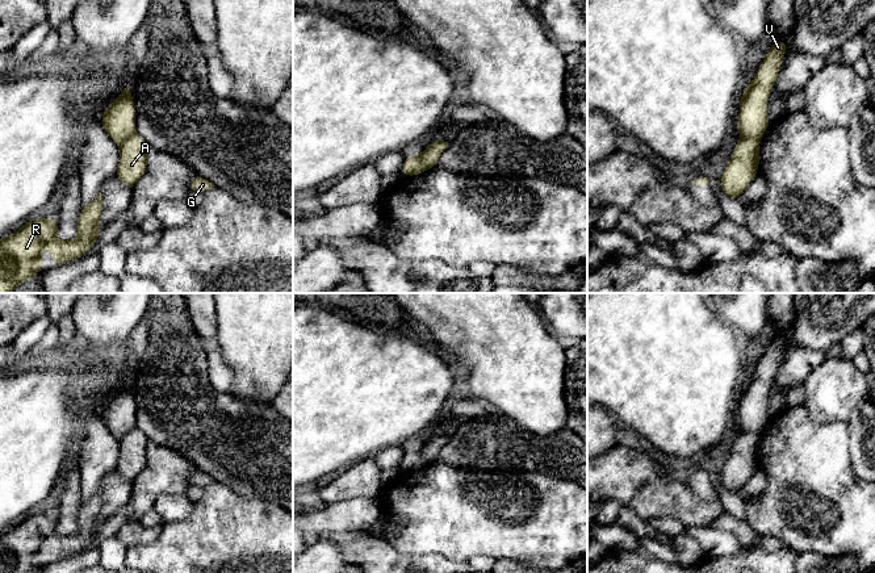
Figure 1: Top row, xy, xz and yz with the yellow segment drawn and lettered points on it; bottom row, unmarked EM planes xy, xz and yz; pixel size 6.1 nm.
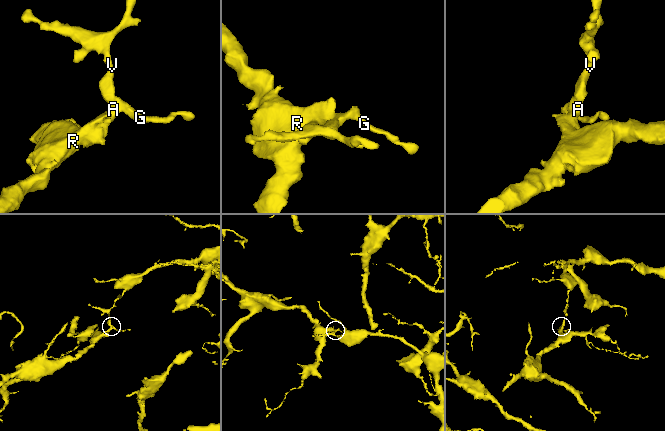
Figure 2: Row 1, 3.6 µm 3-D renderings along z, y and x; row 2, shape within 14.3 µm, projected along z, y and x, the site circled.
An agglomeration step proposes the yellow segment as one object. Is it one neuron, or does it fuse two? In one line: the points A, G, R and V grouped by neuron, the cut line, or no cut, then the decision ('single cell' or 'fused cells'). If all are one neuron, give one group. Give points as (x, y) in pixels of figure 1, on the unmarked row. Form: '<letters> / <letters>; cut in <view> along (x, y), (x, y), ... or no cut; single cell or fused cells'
A G R / V; cut in yz along (742, 430), (758, 436); fused cells

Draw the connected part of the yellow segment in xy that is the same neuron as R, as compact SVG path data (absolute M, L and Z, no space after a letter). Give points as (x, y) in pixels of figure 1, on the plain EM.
M102 489L88 499L83 499L78 514L78 531L70 536L60 536L56 532L58 515L56 513L33 511L22 519L16 527L0 534L0 573L32 573L42 565L42 547L50 540L53 543L53 559L63 559L79 553L85 547L97 539L99 528L101 527L100 513L102 509Z

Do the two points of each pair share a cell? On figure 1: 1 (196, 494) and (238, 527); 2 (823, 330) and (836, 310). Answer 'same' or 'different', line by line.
1: different
2: same

